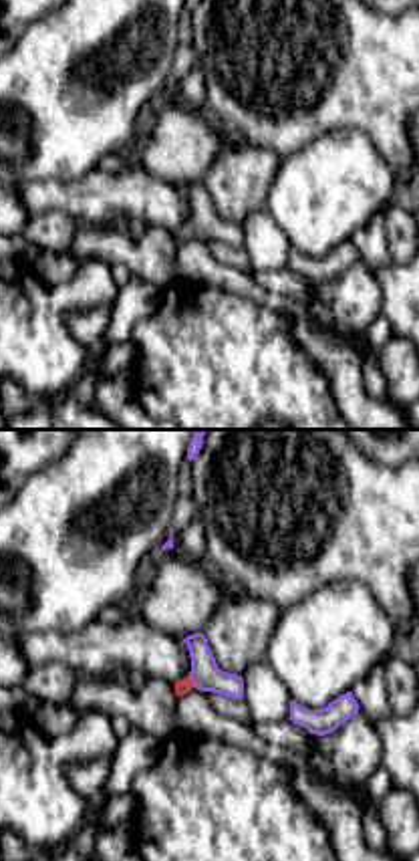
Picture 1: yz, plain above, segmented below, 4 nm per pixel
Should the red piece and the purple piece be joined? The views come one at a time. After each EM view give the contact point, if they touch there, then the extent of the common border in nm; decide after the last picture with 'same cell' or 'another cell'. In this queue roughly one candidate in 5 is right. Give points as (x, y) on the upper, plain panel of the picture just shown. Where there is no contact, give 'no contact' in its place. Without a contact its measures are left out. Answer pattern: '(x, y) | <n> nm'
(190, 230) | 50 nm

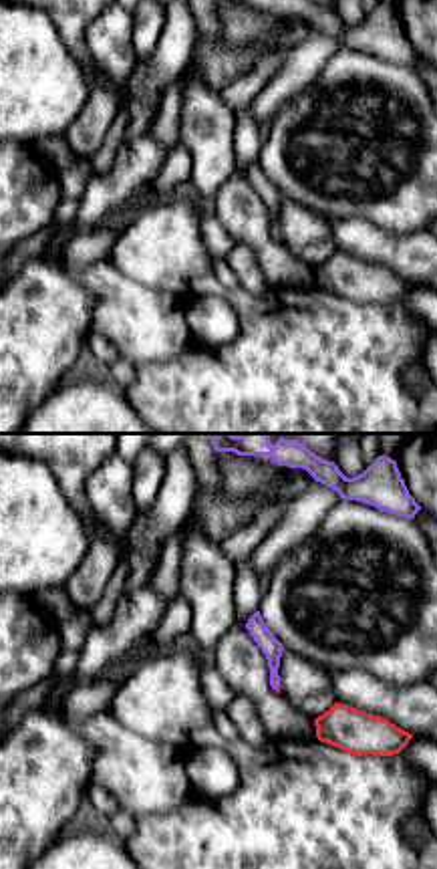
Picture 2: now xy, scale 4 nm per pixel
no contact

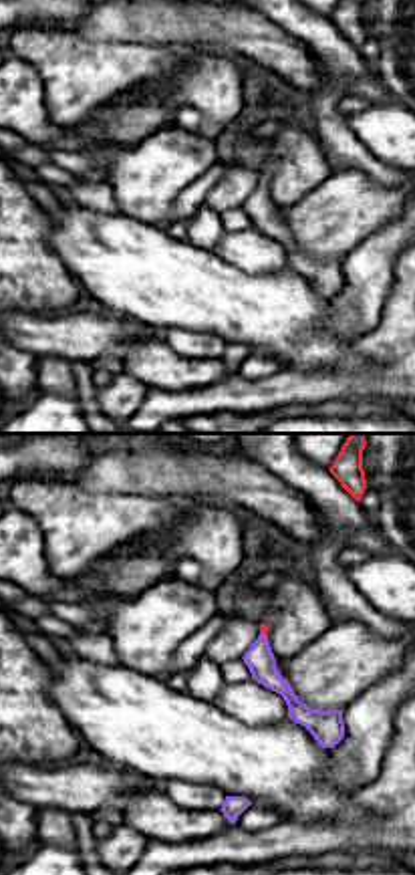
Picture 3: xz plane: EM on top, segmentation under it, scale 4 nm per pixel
(264, 182) | 40 nm

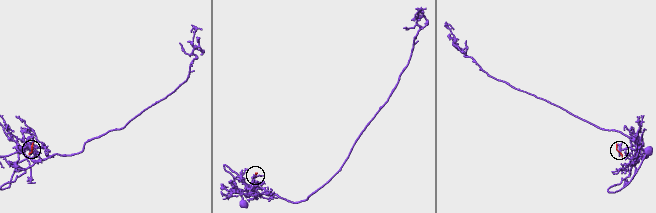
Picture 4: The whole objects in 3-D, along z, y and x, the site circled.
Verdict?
same cell

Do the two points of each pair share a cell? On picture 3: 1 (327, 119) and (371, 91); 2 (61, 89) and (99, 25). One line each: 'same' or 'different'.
1: different
2: different

